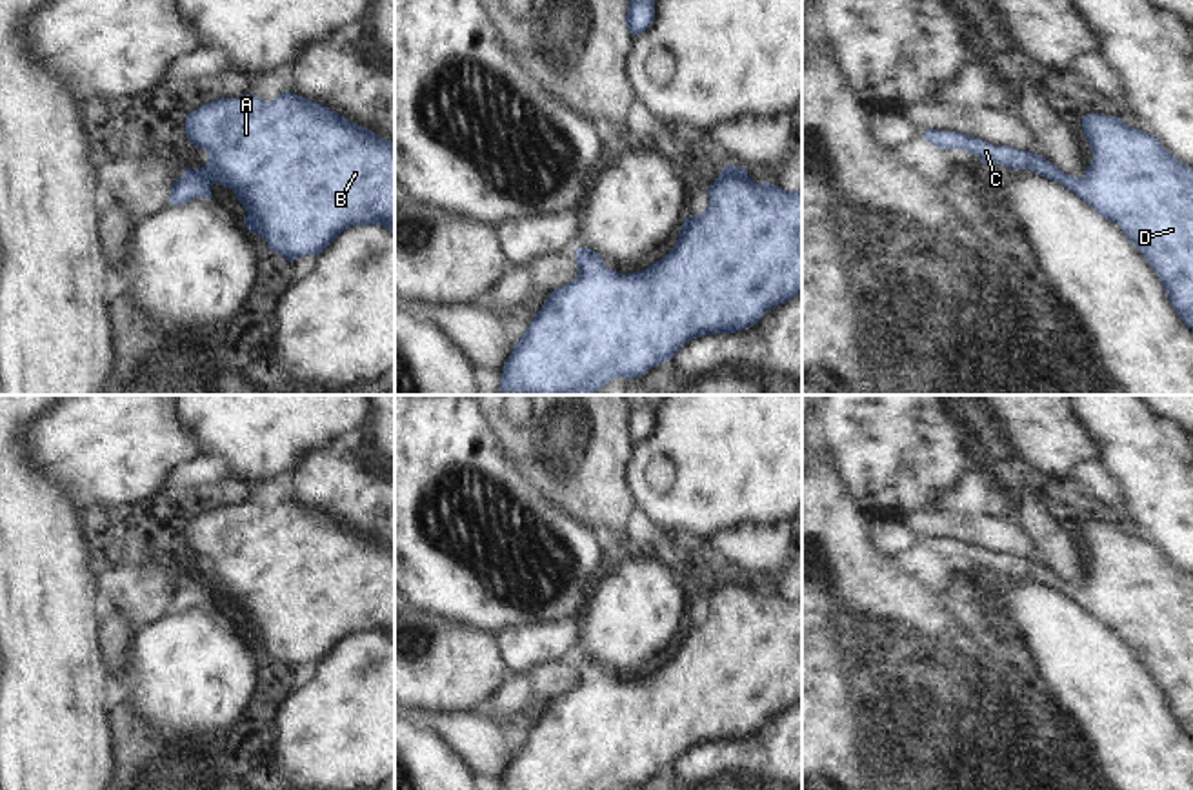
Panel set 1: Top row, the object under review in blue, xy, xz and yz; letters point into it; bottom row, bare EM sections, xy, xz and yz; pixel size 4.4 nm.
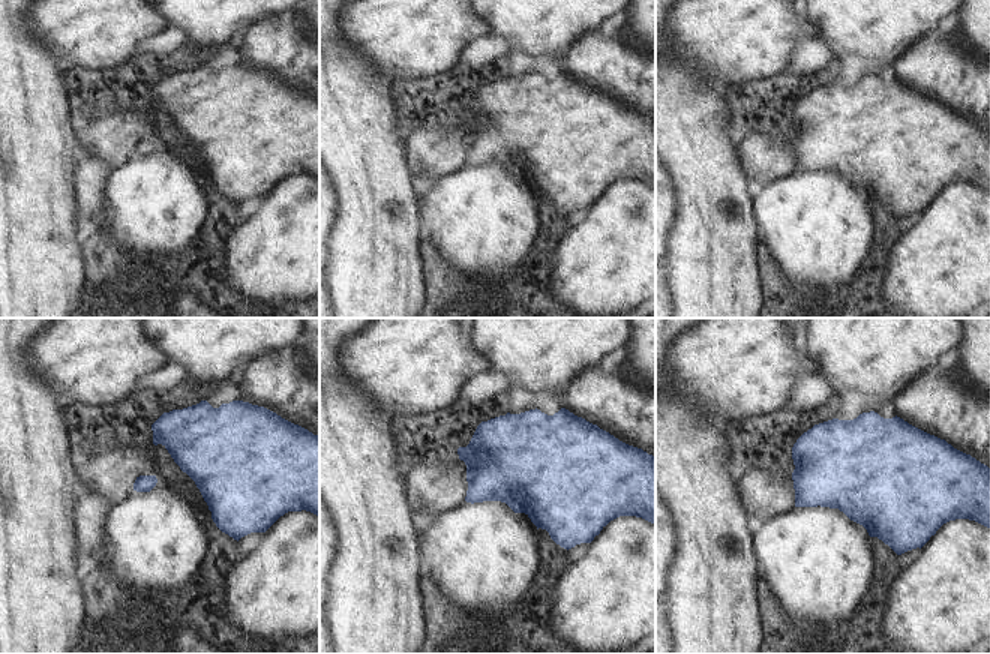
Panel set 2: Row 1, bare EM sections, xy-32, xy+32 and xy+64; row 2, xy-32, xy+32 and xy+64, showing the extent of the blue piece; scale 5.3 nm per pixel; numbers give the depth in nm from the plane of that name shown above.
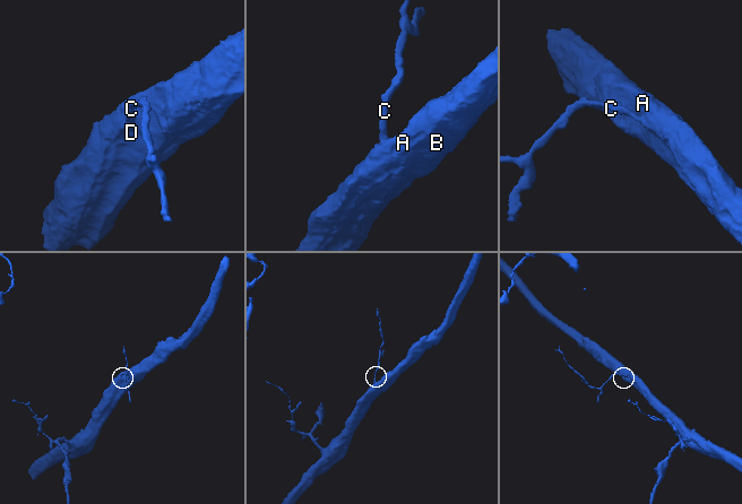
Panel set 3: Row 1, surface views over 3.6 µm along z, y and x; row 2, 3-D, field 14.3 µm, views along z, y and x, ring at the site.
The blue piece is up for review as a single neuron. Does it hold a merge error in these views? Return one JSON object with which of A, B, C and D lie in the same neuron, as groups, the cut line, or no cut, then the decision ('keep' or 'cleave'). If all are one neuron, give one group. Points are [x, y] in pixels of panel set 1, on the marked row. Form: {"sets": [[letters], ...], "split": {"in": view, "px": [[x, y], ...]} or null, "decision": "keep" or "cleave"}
{"sets": [["A", "B", "C", "D"]], "split": null, "decision": "keep"}

